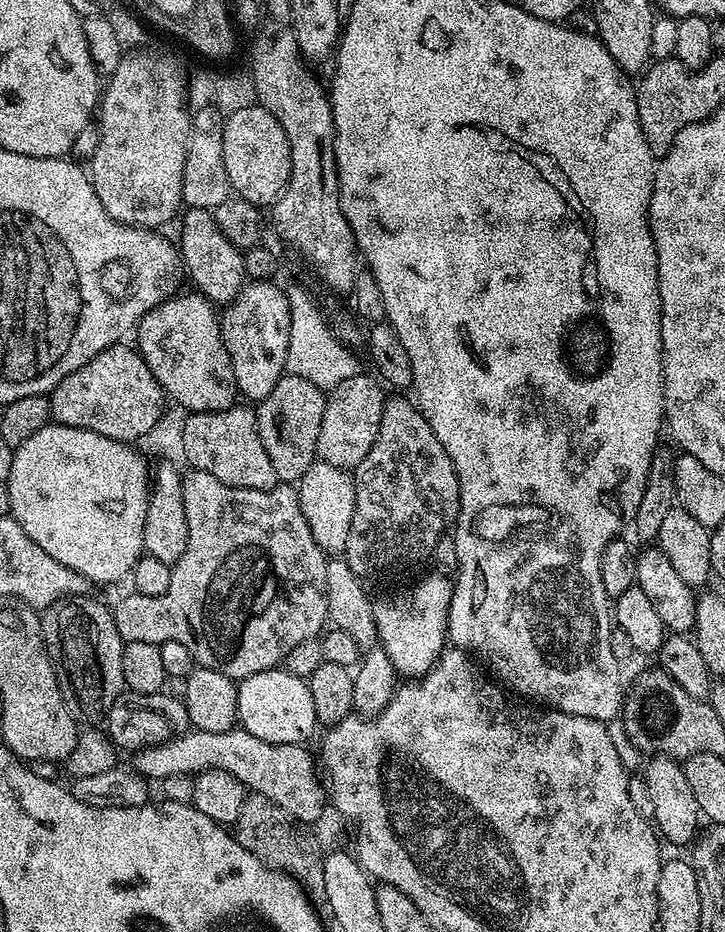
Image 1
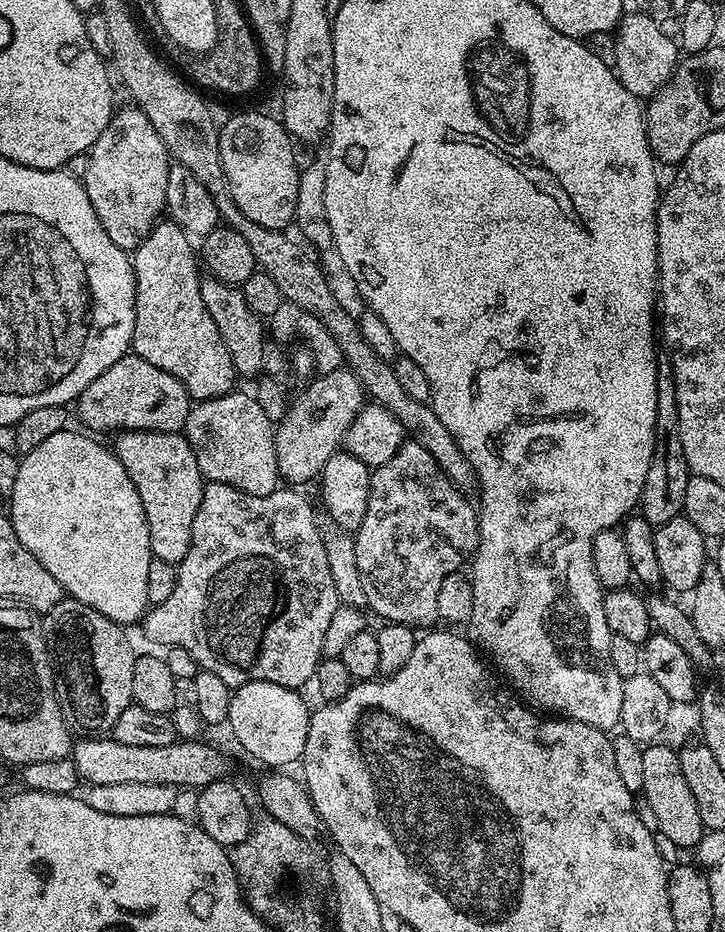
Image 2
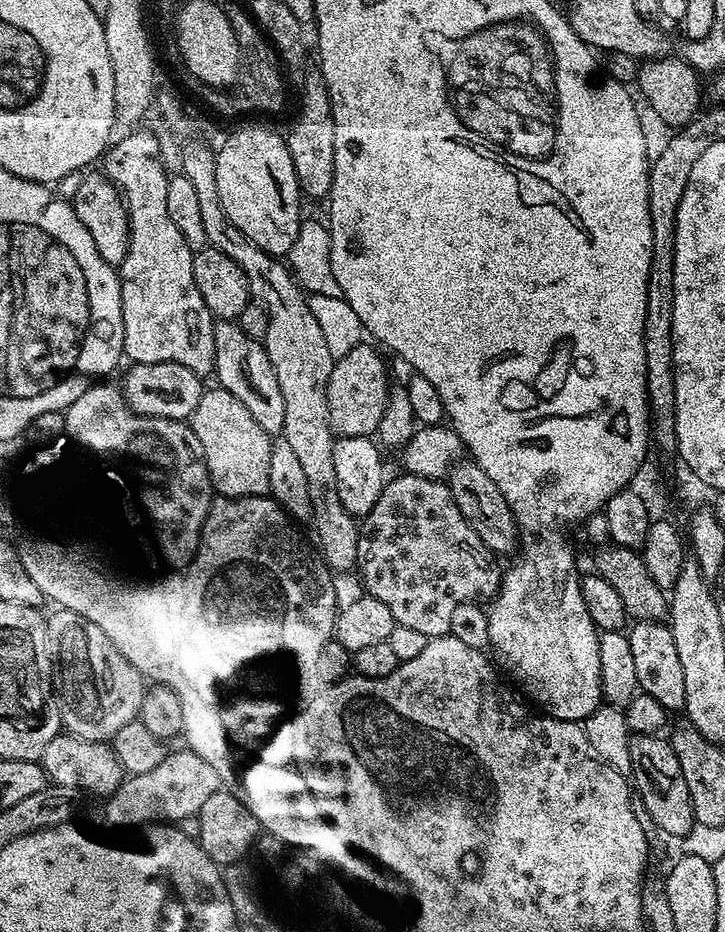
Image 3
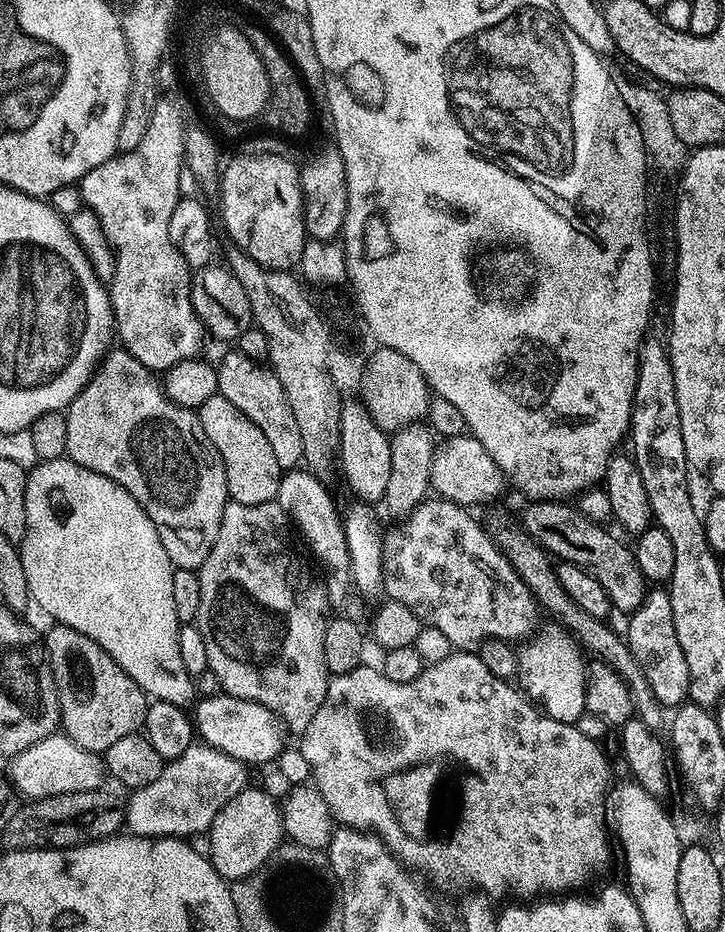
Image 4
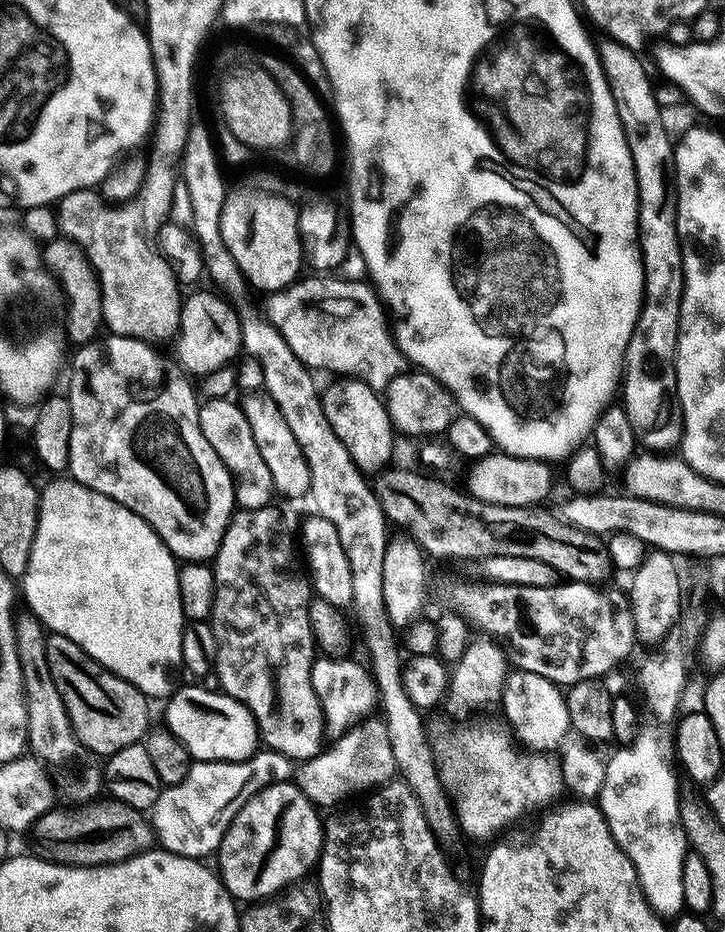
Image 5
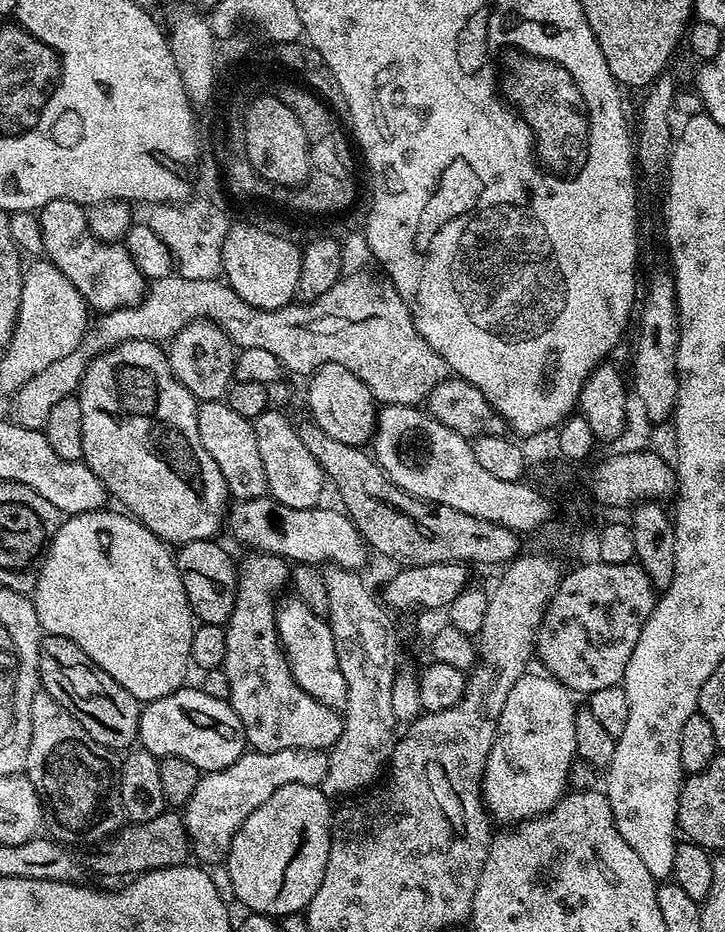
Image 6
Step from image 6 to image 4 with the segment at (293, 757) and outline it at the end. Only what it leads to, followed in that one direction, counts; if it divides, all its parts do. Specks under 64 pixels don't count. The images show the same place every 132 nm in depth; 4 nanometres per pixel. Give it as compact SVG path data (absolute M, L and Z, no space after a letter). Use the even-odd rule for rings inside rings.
M194 742L188 747L186 754L182 754L177 760L165 763L162 774L158 774L158 778L154 778L150 786L137 788L129 795L132 797L127 797L127 831L133 836L174 836L177 838L187 838L199 832L207 832L218 818L222 806L226 806L226 802L230 802L230 798L237 796L243 788L249 787L248 772L250 772L249 765L243 760L211 748L203 742Z

